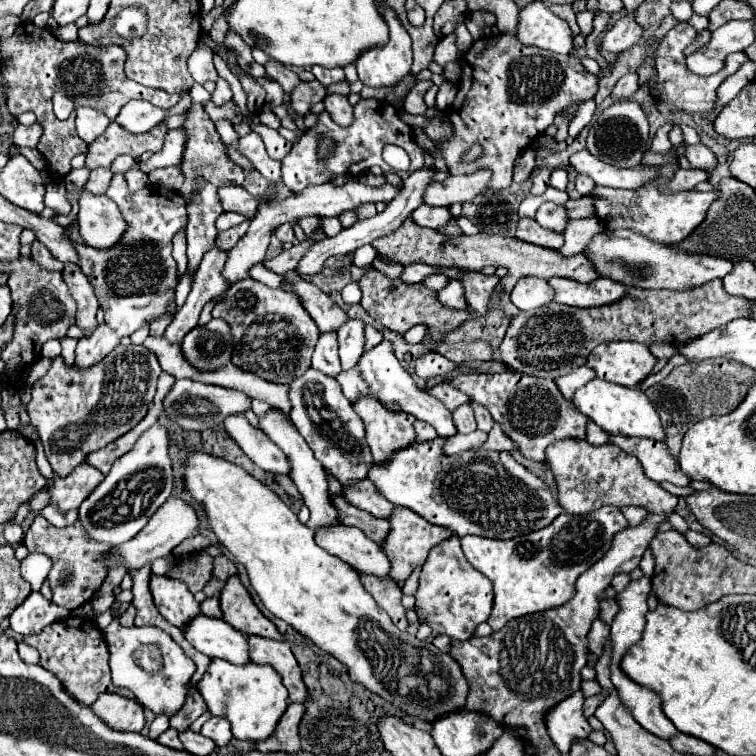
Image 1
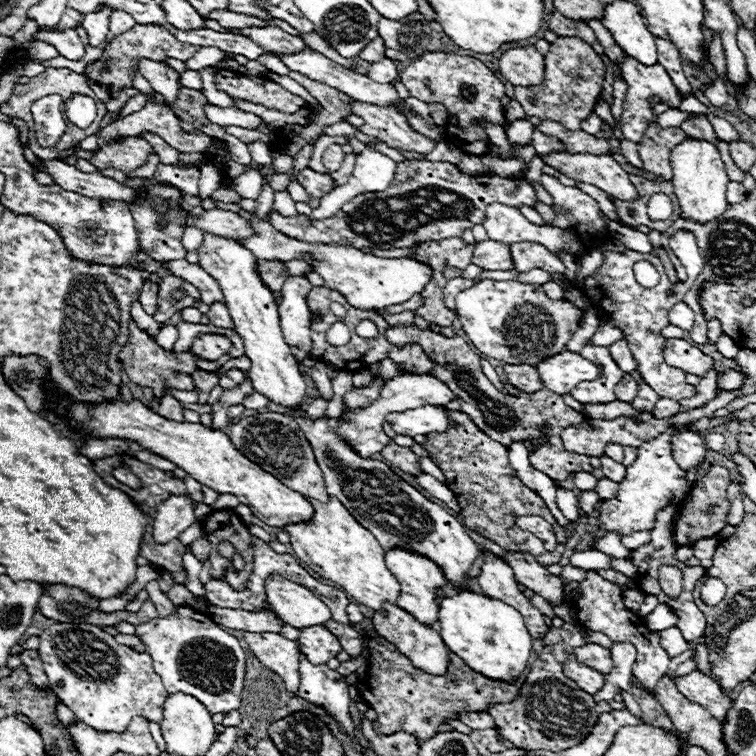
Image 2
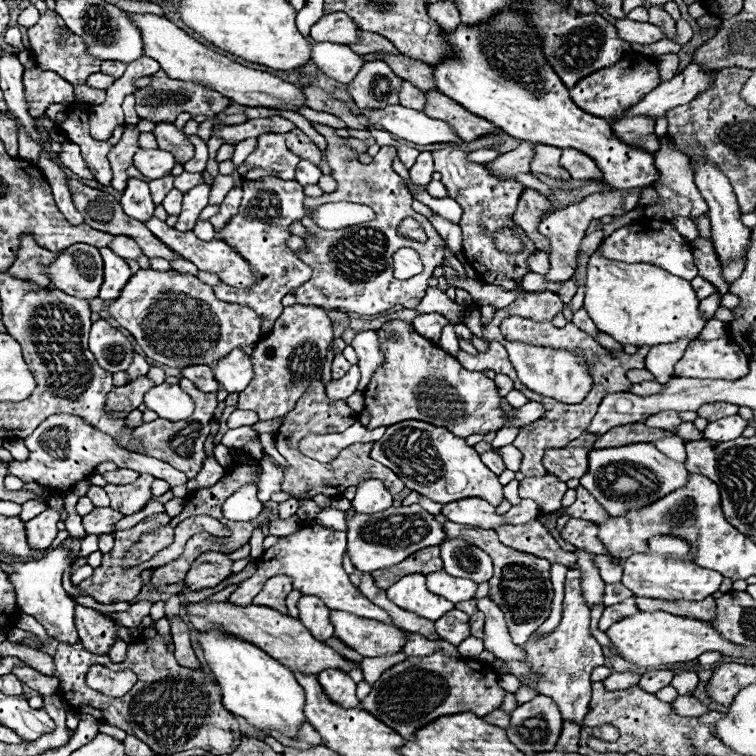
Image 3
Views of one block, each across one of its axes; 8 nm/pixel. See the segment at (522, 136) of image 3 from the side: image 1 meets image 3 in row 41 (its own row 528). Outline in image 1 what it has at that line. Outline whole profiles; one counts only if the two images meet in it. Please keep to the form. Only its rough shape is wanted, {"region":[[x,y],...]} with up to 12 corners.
{"region":[[414,442],[374,462],[392,504],[516,538],[562,508],[510,452]]}

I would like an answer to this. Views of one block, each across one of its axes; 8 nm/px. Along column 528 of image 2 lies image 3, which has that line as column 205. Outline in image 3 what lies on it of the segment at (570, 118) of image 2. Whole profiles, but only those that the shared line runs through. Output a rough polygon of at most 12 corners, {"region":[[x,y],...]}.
{"region":[[162,70],[134,92],[136,112],[150,122],[178,114],[214,118],[230,98],[168,78]]}

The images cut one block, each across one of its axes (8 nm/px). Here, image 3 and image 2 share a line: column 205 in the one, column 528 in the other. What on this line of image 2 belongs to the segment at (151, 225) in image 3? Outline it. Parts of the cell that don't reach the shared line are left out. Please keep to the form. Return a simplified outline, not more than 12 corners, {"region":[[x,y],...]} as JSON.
{"region":[[538,242],[510,244],[514,268],[564,272],[558,256]]}

